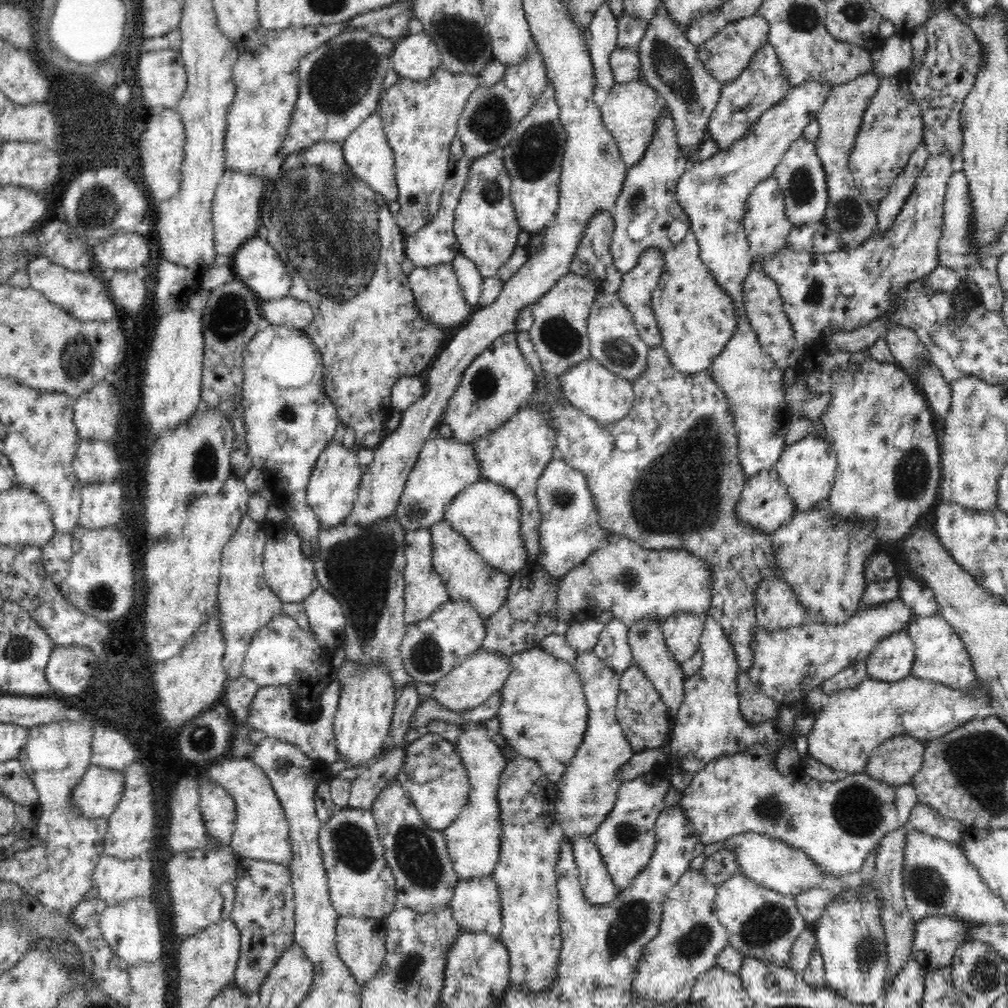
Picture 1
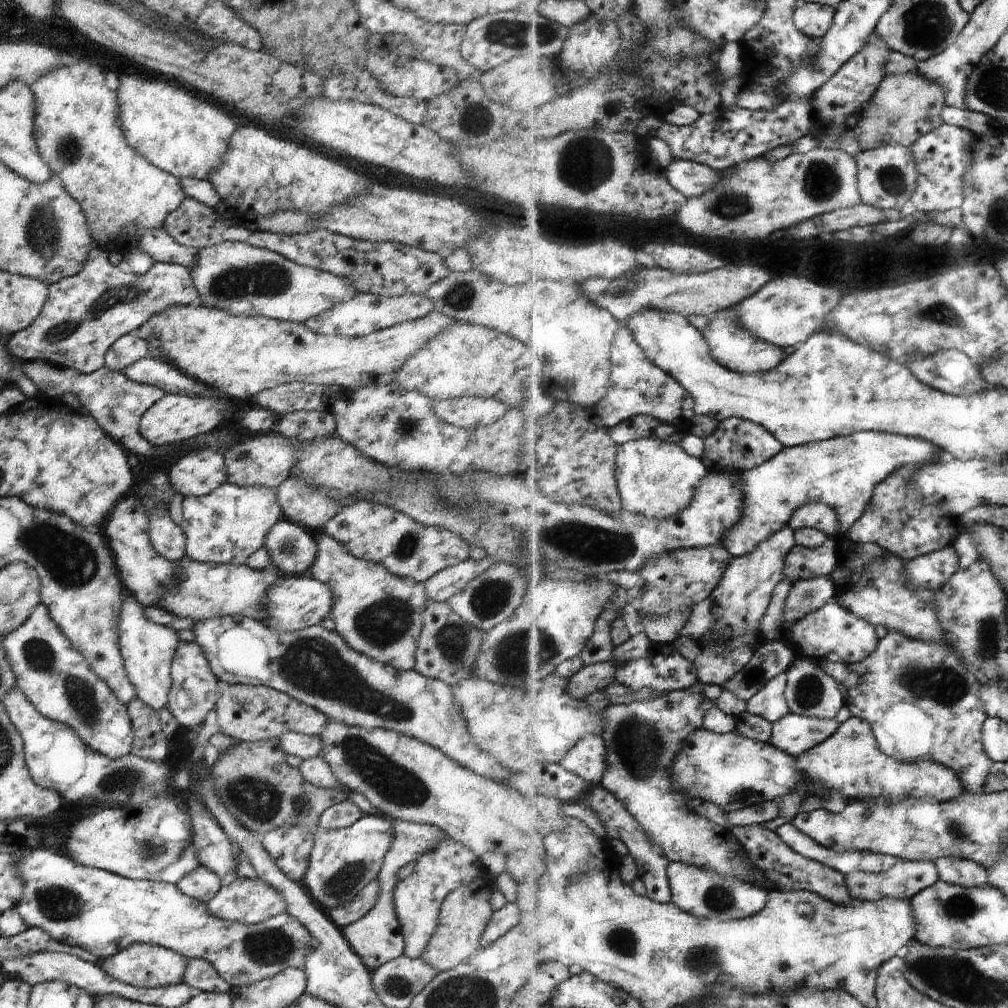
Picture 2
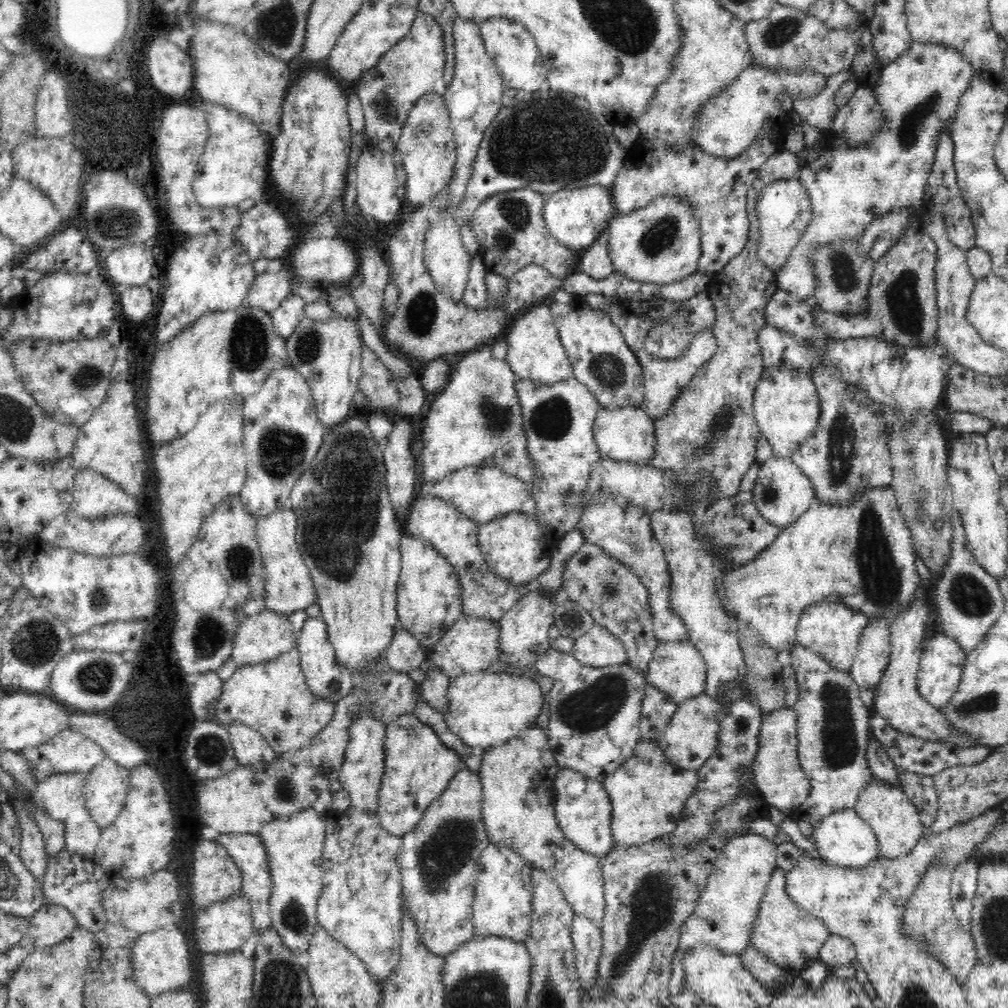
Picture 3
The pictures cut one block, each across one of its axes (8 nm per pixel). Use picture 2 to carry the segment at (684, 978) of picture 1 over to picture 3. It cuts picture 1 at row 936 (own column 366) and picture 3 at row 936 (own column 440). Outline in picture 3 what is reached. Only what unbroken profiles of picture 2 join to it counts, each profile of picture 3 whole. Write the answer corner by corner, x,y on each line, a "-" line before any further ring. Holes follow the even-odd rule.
748,833
729,840
713,864
714,871
701,890
694,914
682,926
680,950
706,944
728,954
741,955
751,944
760,905
776,866
777,846
764,836

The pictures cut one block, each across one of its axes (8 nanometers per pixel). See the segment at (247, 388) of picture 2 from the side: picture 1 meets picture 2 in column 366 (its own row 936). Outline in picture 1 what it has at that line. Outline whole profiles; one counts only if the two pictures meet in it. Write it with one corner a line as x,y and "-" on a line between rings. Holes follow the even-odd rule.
342,916
338,920
335,938
336,950
358,984
365,985
380,970
387,953
386,933
384,920
382,919

